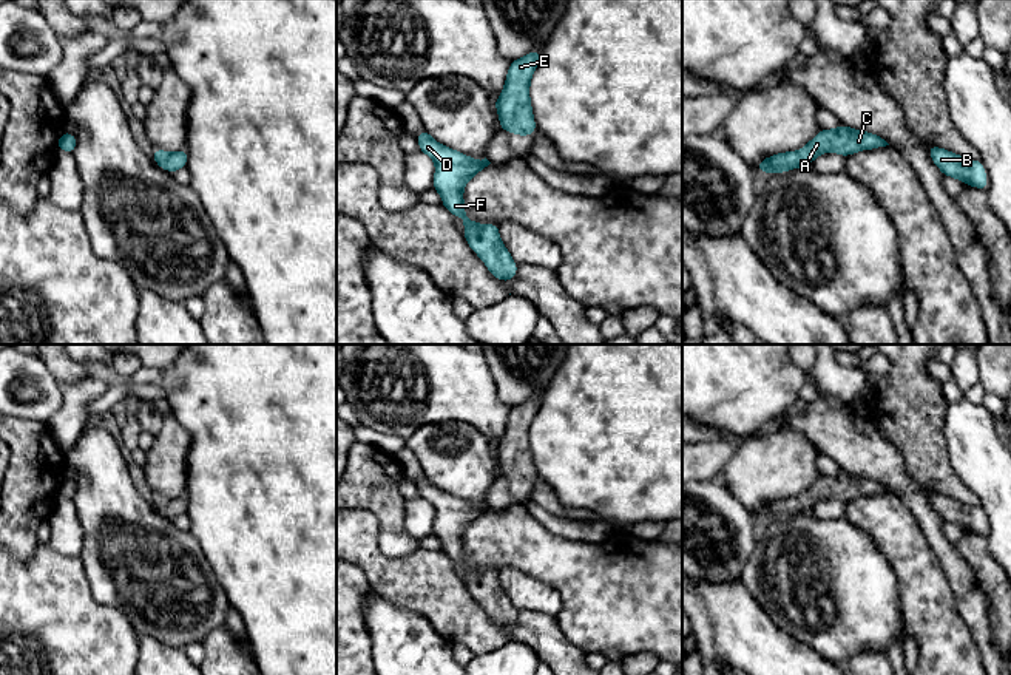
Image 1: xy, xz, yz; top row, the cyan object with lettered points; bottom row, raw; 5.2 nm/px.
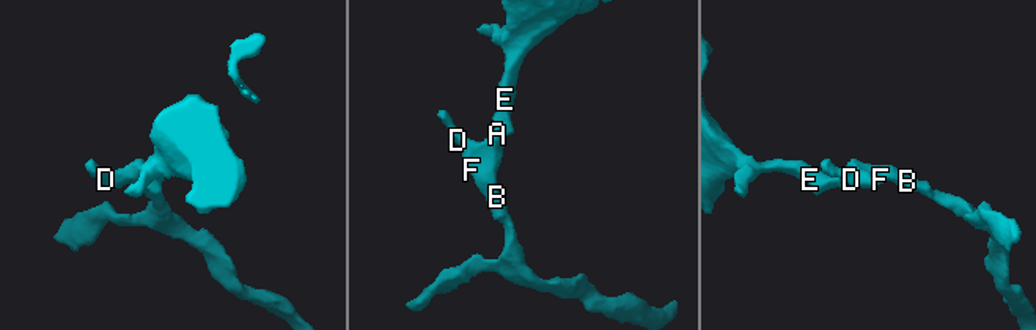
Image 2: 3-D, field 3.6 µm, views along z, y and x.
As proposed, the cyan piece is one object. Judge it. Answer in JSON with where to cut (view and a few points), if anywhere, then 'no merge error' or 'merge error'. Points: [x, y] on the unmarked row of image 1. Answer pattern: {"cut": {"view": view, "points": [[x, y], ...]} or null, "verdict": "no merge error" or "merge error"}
{"cut": null, "verdict": "no merge error"}

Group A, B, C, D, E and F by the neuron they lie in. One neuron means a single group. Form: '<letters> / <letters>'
A B C D E F

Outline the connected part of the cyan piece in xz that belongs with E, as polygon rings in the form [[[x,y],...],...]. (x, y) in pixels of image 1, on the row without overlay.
[[[536,395],[511,408],[503,439],[494,448],[500,463],[500,476],[508,479],[512,476],[519,482],[537,479],[529,449],[529,426],[540,402],[542,397]]]

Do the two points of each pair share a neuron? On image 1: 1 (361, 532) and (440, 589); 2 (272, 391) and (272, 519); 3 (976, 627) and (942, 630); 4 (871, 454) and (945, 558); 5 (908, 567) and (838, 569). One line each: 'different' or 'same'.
1: same
2: same
3: different
4: same
5: different

